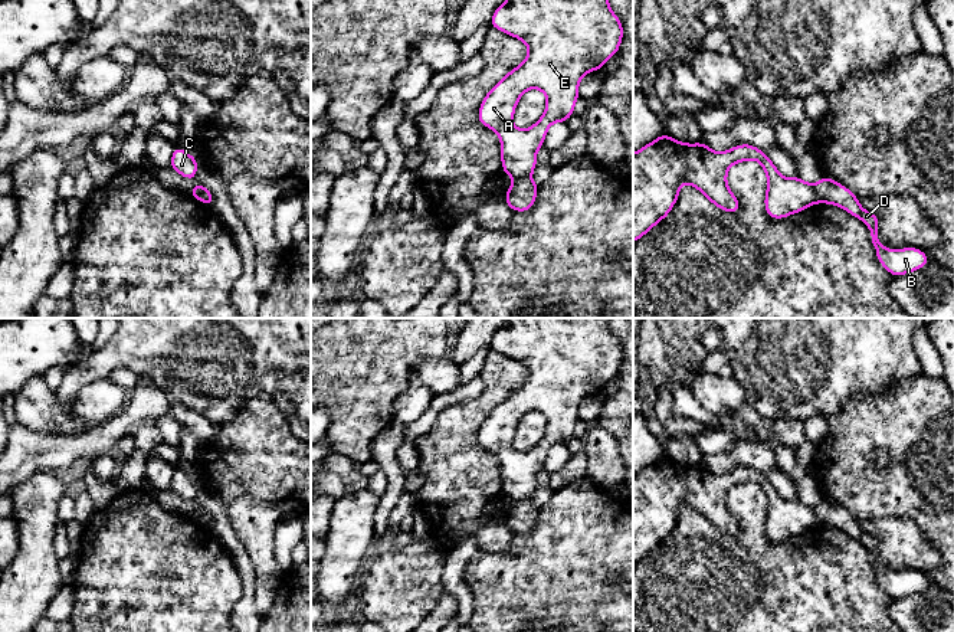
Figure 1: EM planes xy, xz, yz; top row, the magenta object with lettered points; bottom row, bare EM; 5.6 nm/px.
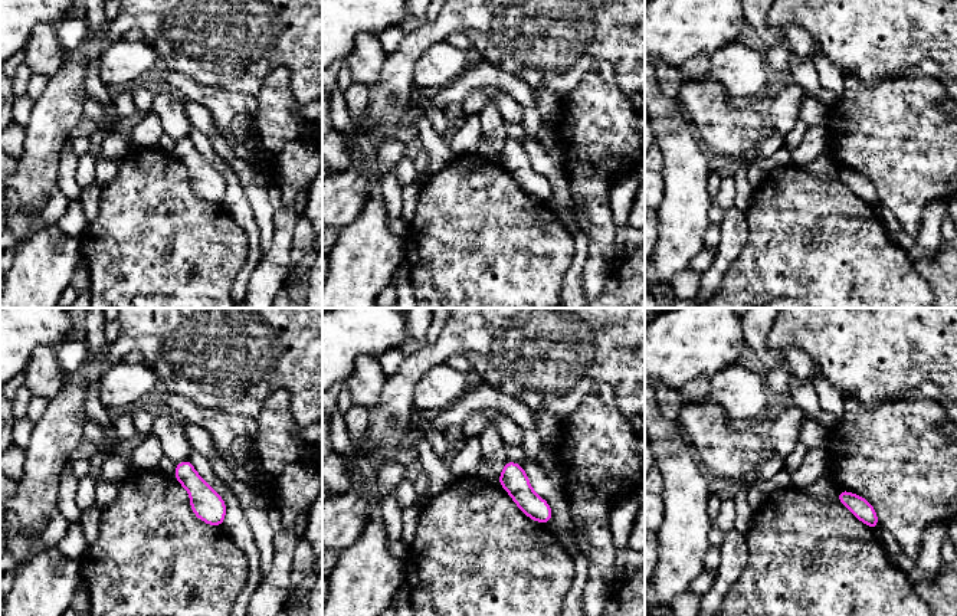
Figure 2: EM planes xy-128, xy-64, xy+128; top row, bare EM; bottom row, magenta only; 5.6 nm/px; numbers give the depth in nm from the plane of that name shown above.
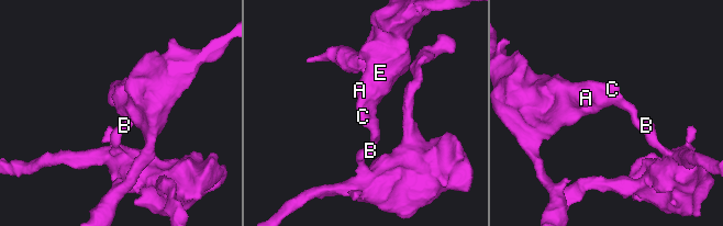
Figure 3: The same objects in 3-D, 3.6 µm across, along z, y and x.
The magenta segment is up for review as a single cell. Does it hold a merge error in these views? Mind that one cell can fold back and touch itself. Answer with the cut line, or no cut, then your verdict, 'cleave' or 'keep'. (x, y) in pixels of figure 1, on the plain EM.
cut xy (193, 511), (205, 516), (210, 527); cleave

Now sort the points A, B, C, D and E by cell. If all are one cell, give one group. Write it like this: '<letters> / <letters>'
A C E / B D

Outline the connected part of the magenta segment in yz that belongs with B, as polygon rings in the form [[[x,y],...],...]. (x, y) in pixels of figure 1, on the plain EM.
[[[824,497],[814,510],[817,524],[839,528],[849,537],[860,541],[869,550],[876,580],[892,599],[901,599],[918,593],[930,586],[927,576],[921,572],[907,569],[899,573],[891,573],[883,569],[878,561],[878,538],[872,534],[863,533],[859,521],[848,510]]]

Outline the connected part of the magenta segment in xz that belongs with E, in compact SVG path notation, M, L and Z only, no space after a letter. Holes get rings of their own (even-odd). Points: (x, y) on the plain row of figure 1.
M509 318L494 334L489 348L522 363L528 377L483 419L478 442L501 462L502 494L515 502L530 501L550 448L567 445L574 436L580 402L591 393L600 393L619 374L623 347L612 334L609 318ZM532 410L544 415L547 429L532 449L519 452L512 446L514 435L522 416Z

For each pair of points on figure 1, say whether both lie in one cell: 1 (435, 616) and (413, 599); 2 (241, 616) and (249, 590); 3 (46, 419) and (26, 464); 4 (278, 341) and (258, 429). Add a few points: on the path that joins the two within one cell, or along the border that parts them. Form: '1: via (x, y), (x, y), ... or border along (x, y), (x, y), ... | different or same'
1: border along (445, 592), (426, 616) | different
2: via (245, 611), (248, 596) | same
3: border along (17, 422), (52, 436) | different
4: border along (271, 395), (261, 393), (252, 396), (238, 413) | different

